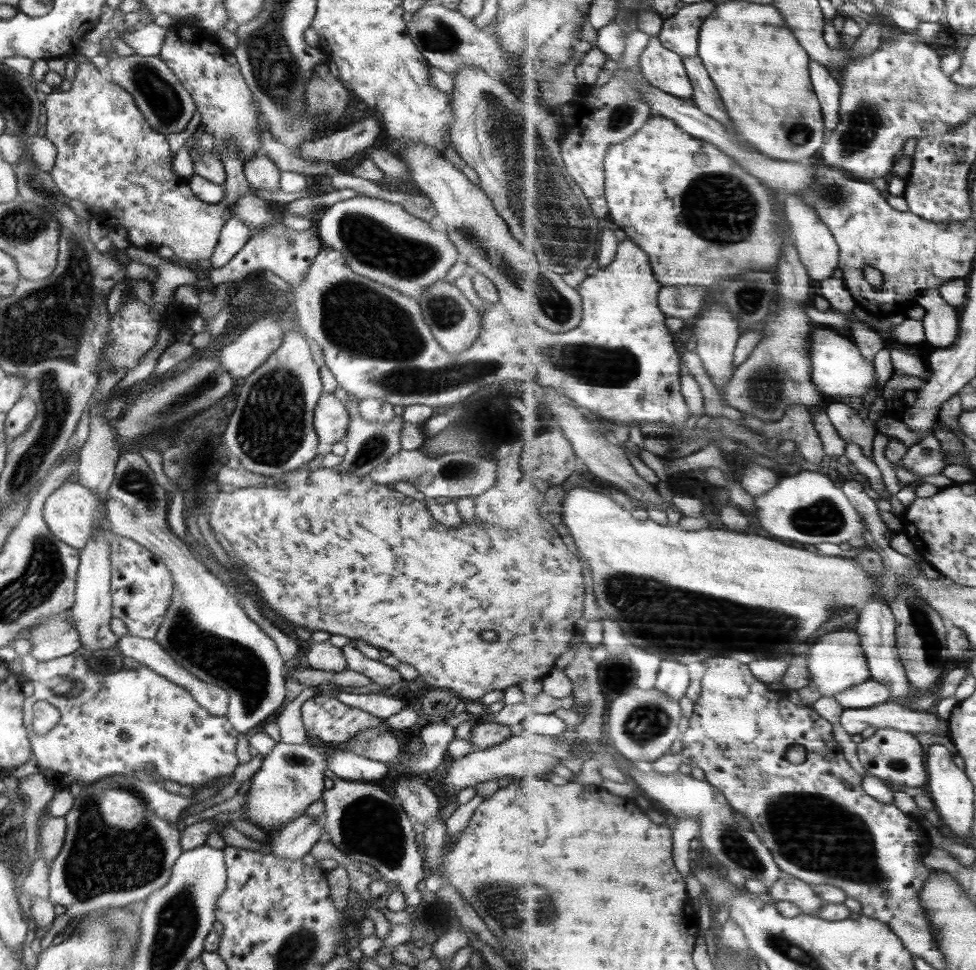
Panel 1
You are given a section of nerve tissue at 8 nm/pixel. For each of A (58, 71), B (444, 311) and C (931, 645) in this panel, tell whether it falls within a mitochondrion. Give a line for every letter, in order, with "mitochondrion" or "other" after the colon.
A: other
B: mitochondrion
C: other

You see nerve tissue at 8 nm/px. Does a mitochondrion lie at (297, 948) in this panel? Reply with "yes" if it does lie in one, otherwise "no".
yes

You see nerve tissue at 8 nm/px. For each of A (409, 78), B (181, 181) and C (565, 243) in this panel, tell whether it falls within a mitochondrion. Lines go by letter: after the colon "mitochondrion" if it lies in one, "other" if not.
A: other
B: other
C: mitochondrion

